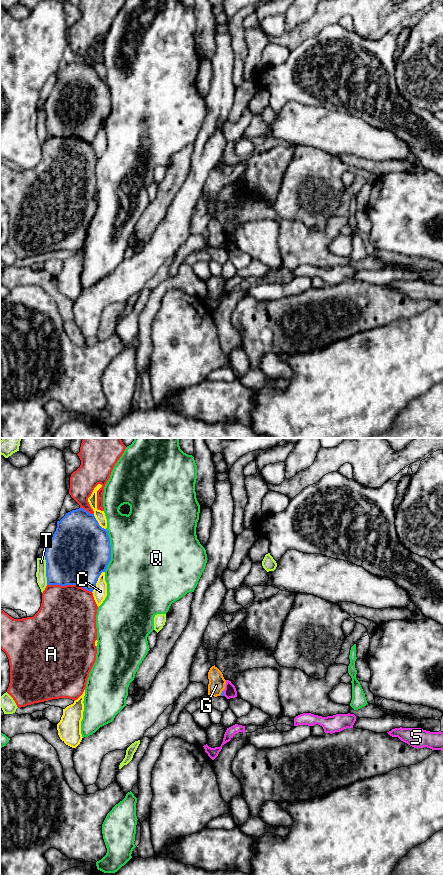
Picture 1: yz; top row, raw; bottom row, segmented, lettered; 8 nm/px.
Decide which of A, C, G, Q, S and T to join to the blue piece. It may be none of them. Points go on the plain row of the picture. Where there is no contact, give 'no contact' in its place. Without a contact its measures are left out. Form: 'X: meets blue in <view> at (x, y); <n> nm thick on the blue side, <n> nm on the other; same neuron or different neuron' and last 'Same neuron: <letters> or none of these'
A: meets blue in yz at (69, 136); 480 nm thick on the blue side, 460 nm on the other; different neuron
C: meets blue in yz at (97, 132); 460 nm thick on the blue side, 110 nm on the other; different neuron
G: meets blue in yz at (221, 245); 30 nm thick on the blue side, 130 nm on the other; different neuron
Q: meets blue in yz at (110, 102); 500 nm thick on the blue side, 500 nm on the other; different neuron
S: meets blue in yz at (223, 245); 30 nm thick on the blue side, 100 nm on the other; different neuron
T: meets blue in yz at (46, 122); 460 nm thick on the blue side, 80 nm on the other; different neuron
Same neuron: none of these

